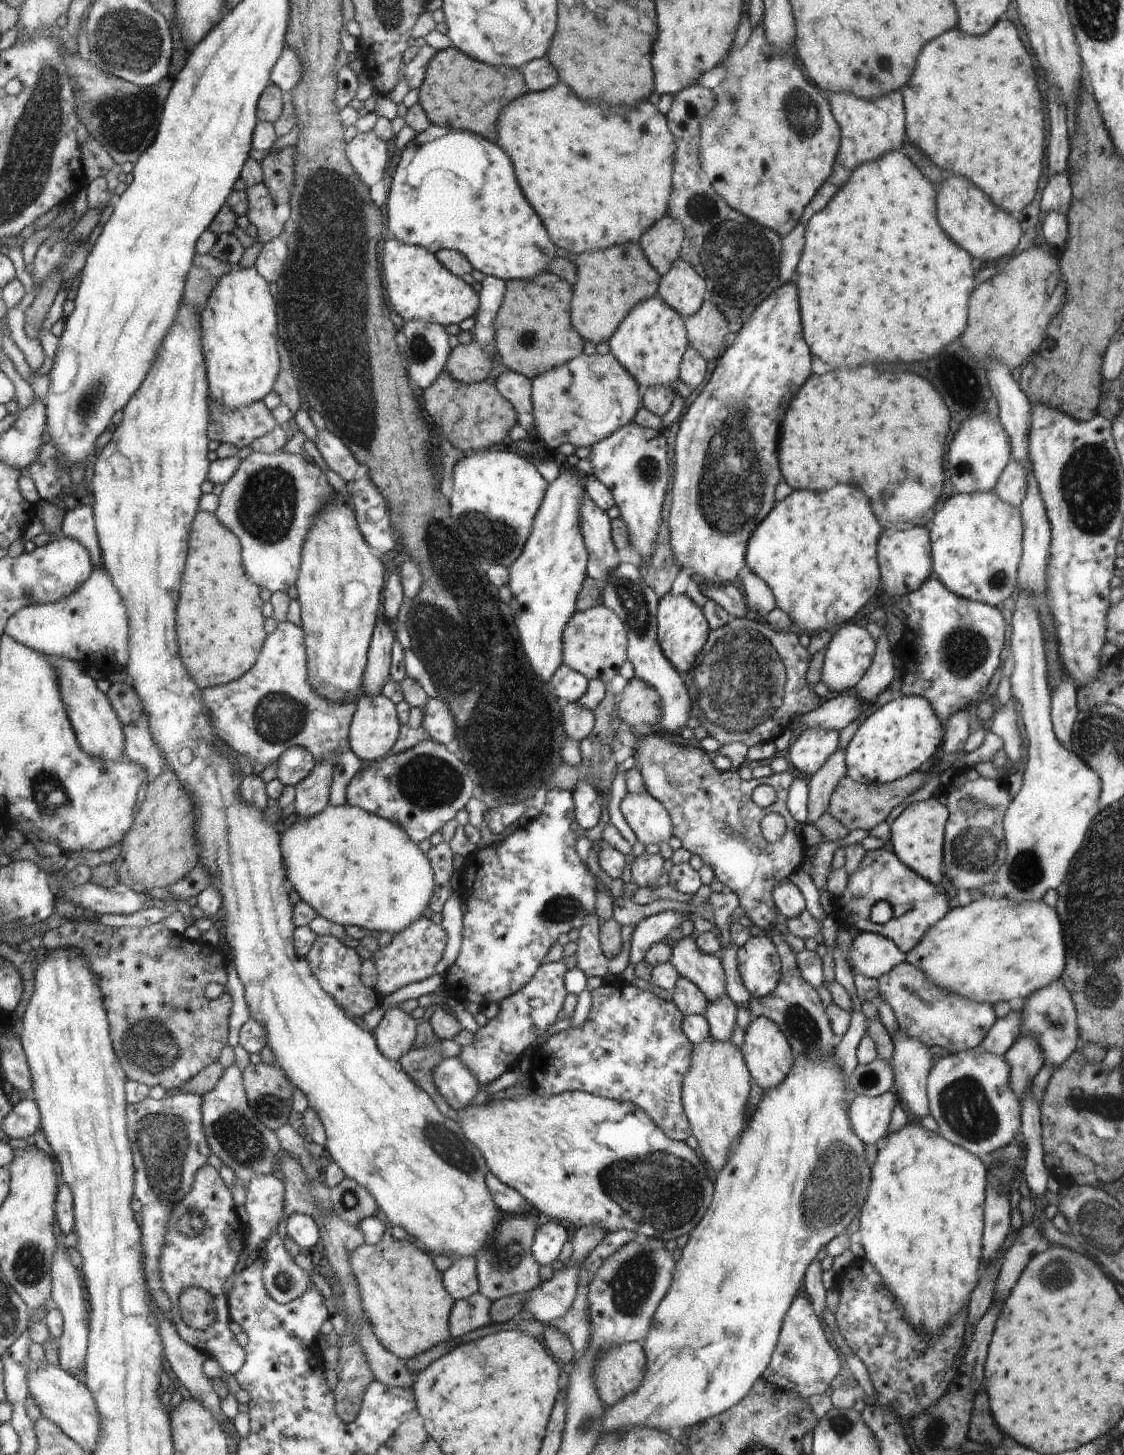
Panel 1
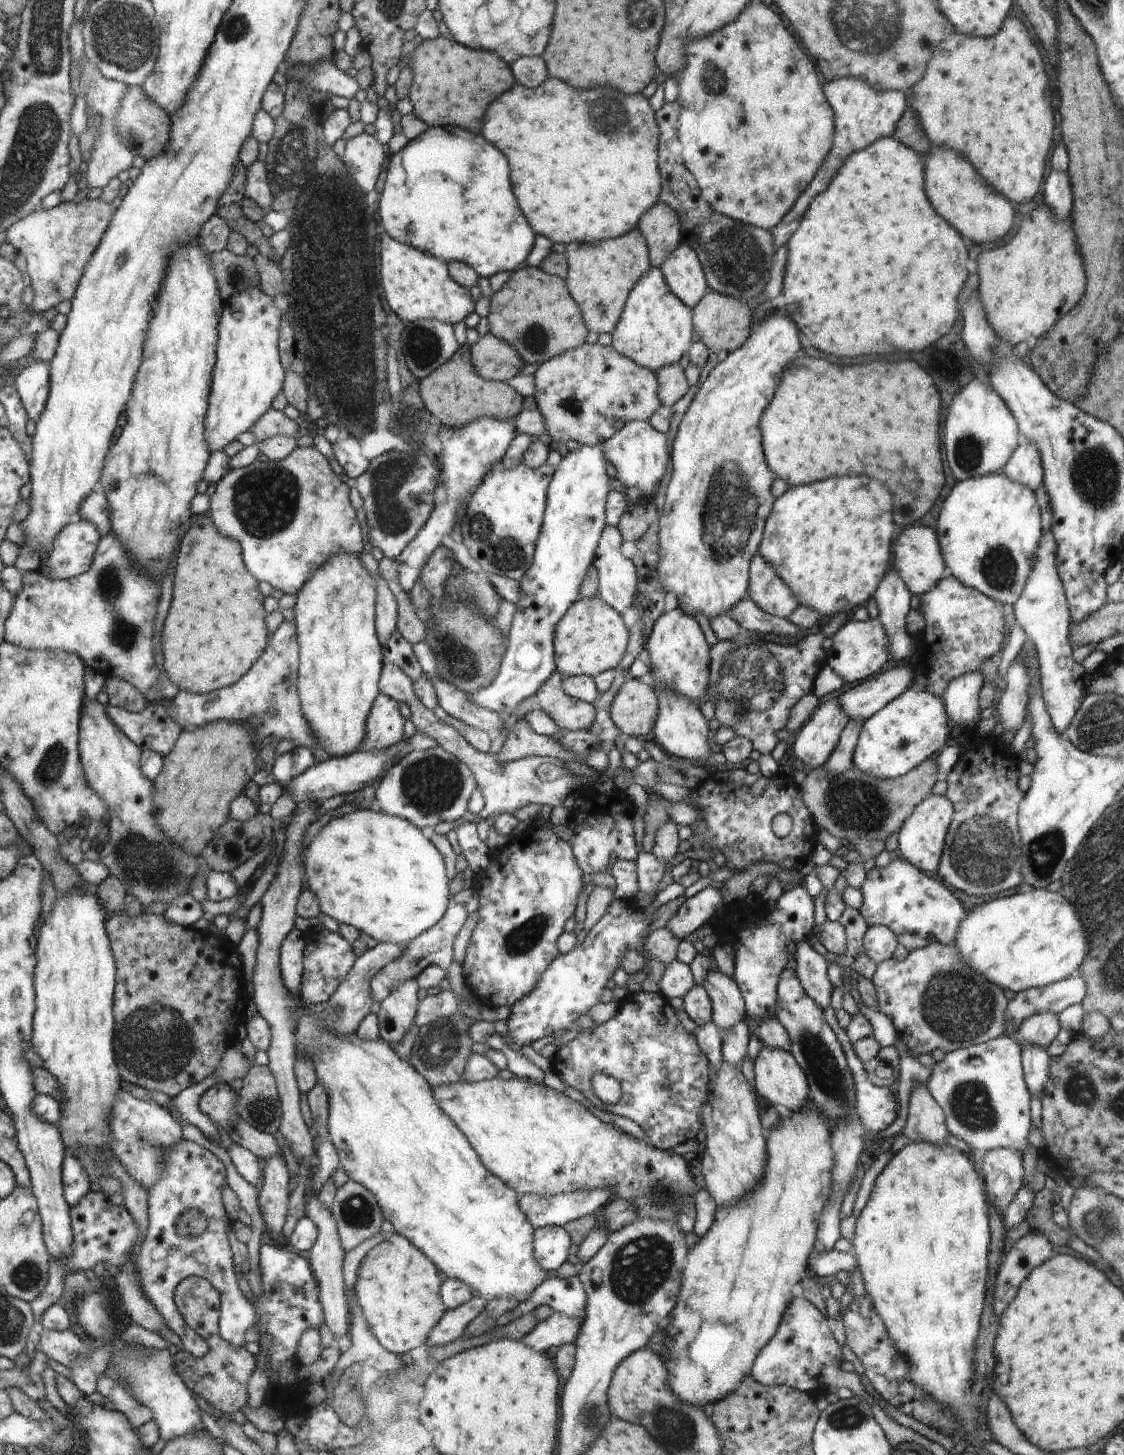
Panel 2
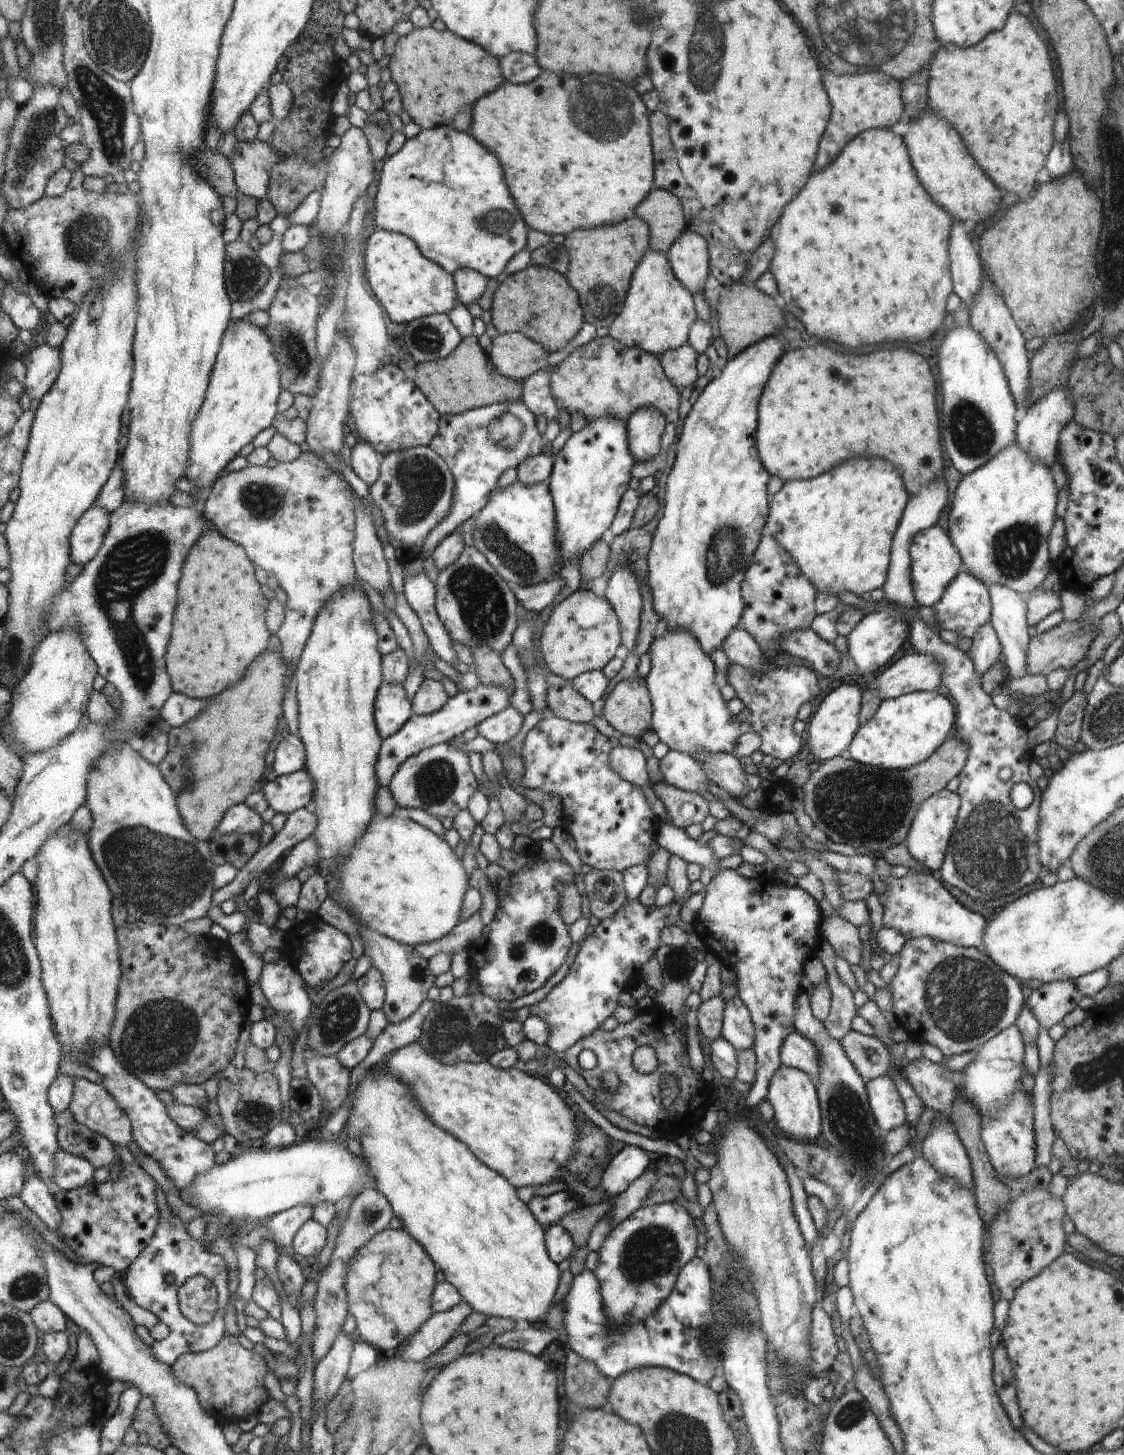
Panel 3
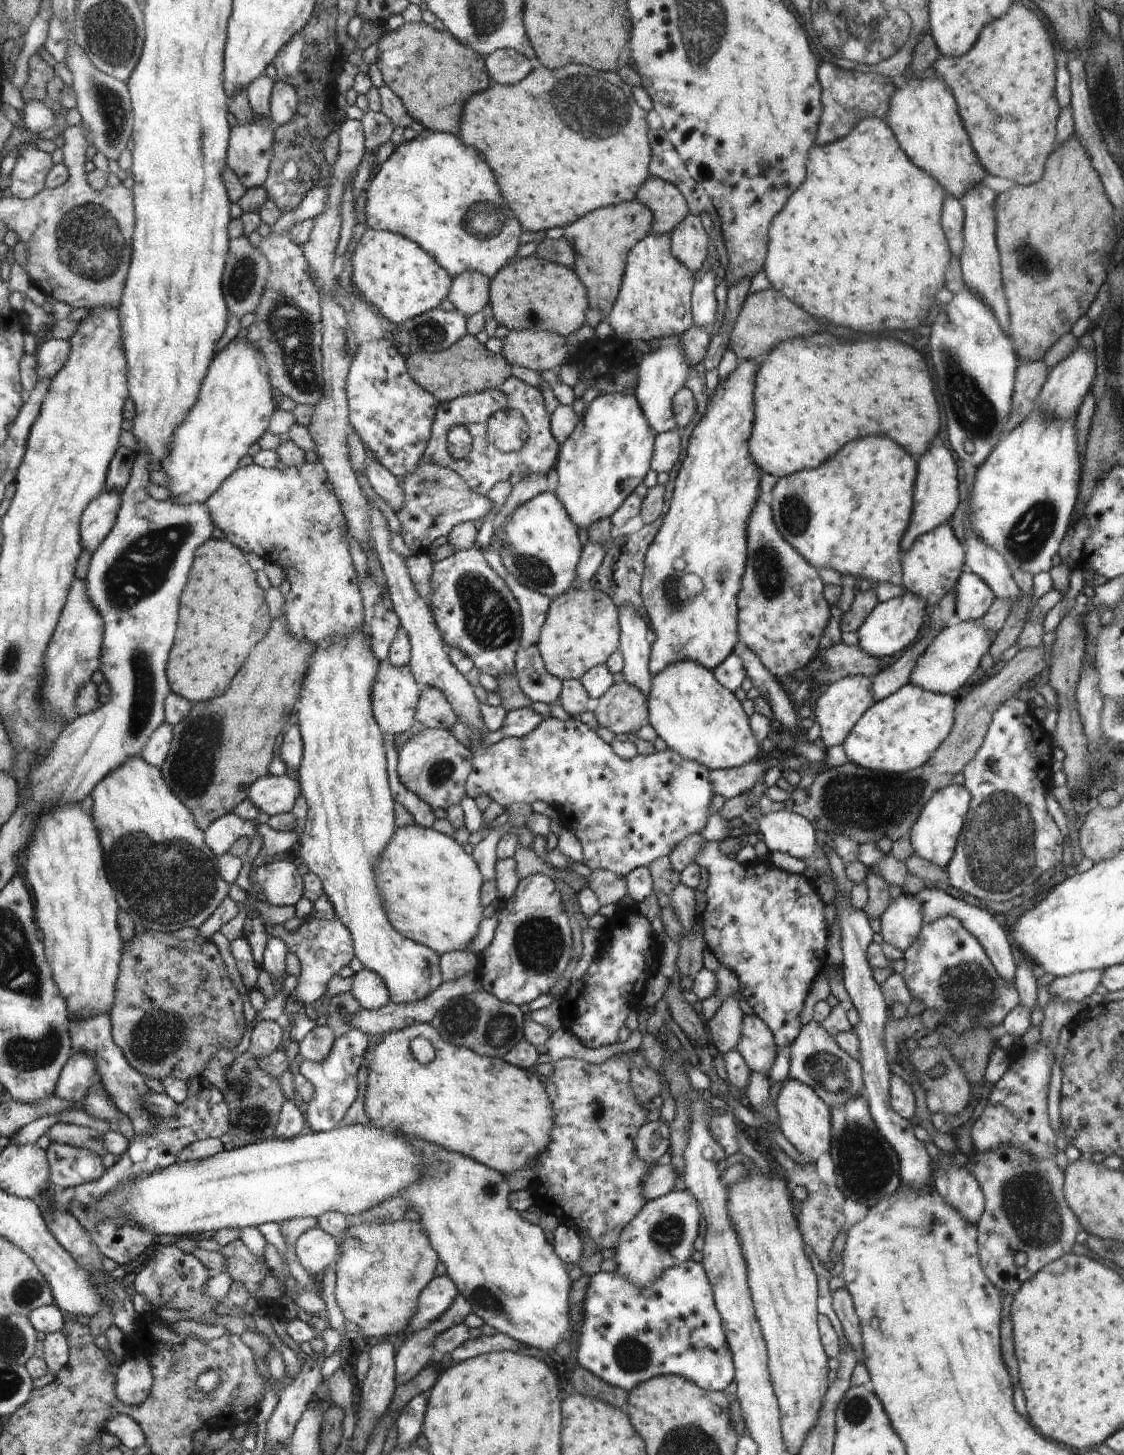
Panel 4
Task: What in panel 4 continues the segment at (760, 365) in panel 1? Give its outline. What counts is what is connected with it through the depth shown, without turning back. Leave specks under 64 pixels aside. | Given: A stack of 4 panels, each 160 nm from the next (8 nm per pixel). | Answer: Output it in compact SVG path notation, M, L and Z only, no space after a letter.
M750 359L737 364L736 369L724 380L719 383L717 389L709 398L706 412L703 419L696 425L692 431L686 448L686 457L682 460L682 465L678 471L673 495L668 512L664 515L662 526L658 529L654 540L650 543L645 552L645 569L641 580L641 597L643 604L648 612L652 622L653 631L656 633L656 641L651 644L651 653L649 656L649 671L651 675L657 675L666 666L676 661L691 660L704 665L708 670L714 672L716 668L727 656L730 656L732 648L738 642L738 606L736 606L736 596L740 592L741 580L745 571L747 552L747 526L748 521L760 498L759 484L763 470L753 459L749 449L749 439L752 438L755 424L755 386L757 373L759 372L759 361Z

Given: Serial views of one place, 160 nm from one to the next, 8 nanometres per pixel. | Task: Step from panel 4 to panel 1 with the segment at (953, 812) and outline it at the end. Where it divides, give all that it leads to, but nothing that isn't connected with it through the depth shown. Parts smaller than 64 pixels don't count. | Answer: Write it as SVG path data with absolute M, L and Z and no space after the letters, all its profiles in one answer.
M934 796L905 806L890 822L892 850L907 867L938 887L944 870L943 849L946 839L946 824L950 811L943 799Z

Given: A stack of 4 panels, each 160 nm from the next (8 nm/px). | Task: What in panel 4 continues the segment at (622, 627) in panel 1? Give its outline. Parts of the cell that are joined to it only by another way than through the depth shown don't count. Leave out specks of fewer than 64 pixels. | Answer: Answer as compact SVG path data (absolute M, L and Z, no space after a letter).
M568 589L551 599L538 637L538 648L546 670L557 679L579 679L593 666L604 665L619 650L619 607L600 589Z

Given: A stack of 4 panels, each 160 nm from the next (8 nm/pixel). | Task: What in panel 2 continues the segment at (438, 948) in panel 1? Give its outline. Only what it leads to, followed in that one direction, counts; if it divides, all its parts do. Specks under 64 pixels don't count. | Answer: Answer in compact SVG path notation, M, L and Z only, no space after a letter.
M453 899L448 903L447 912L436 924L425 930L424 933L420 933L418 937L414 937L411 941L408 941L402 950L402 954L398 958L394 958L392 962L389 962L381 968L371 978L371 995L373 1000L382 1002L403 982L410 981L419 976L424 969L430 966L442 968L442 970L448 970L450 964L452 964L452 944L456 940L456 935L468 914L466 908L460 904L457 904Z

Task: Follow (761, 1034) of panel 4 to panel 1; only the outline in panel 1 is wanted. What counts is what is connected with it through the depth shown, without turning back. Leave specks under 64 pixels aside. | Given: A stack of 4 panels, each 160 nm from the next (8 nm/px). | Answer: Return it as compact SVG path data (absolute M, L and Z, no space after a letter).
M690 925L684 933L675 937L676 943L671 946L669 961L680 977L699 986L711 1001L718 995L726 995L726 975L718 955L705 953L697 945L697 940L691 936L693 927Z

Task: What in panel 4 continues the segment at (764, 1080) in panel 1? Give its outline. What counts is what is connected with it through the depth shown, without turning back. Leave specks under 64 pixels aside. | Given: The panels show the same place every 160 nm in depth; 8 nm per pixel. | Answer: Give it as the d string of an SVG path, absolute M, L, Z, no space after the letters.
M789 1077L782 1083L775 1107L779 1116L778 1128L786 1140L805 1156L806 1161L816 1164L820 1154L829 1152L832 1142L831 1109L811 1086Z

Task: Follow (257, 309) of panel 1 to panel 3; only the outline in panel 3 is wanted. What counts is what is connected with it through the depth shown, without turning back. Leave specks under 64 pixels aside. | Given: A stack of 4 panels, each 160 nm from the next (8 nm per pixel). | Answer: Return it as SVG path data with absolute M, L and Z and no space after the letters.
M249 316L231 319L219 349L207 401L195 422L191 464L187 477L198 485L197 492L214 486L226 464L252 442L276 418L282 370L266 328L250 322Z

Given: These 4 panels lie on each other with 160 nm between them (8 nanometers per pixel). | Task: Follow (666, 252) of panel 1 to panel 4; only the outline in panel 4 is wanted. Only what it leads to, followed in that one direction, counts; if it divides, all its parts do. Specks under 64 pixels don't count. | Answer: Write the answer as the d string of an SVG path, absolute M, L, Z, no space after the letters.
M649 176L648 181L642 186L636 200L643 203L654 215L654 227L652 233L656 235L669 235L675 226L680 224L690 214L690 207L687 205L687 199L684 198L679 187L668 181L659 179L655 176Z

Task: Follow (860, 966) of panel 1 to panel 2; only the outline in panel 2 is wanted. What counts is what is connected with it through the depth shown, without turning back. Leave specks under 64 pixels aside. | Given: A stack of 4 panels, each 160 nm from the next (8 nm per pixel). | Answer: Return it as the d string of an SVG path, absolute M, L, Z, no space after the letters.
M872 925L867 928L863 938L863 949L873 963L880 964L894 958L900 942L886 925Z

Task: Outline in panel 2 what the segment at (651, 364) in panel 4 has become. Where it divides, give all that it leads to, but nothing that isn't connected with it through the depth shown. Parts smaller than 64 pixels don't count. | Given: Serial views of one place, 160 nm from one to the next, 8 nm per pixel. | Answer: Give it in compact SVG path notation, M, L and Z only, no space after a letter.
M631 421L616 432L610 440L604 441L602 446L609 464L615 469L615 477L622 482L625 490L638 488L641 496L654 497L662 476L666 474L666 464L671 457L667 435L657 431L648 421Z

